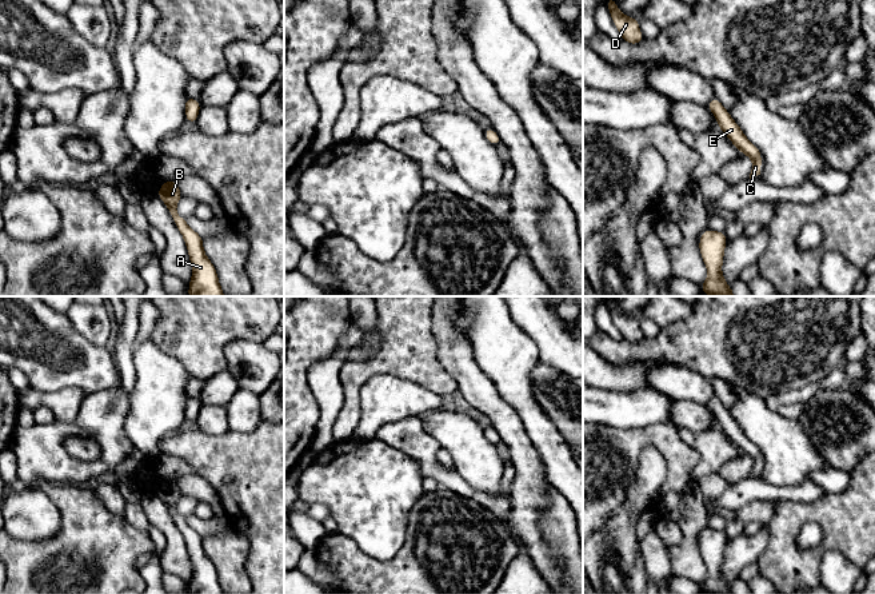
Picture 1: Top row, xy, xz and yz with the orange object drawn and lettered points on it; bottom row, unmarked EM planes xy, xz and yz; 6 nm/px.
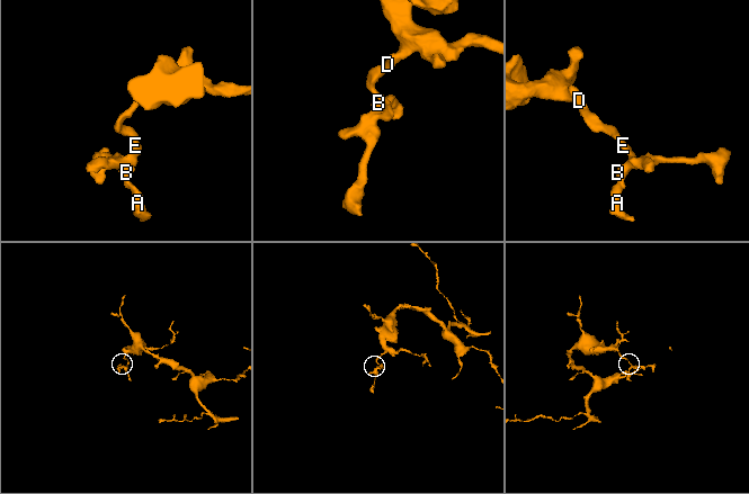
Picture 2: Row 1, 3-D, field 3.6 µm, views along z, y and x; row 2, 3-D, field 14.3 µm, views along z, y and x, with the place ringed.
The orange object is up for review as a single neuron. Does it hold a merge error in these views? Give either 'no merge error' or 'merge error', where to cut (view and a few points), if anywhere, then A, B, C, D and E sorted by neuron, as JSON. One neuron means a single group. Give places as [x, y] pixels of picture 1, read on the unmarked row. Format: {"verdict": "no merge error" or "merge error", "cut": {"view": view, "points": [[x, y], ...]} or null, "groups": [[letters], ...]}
{"verdict": "no merge error", "cut": null, "groups": [["A", "B", "C", "D", "E"]]}

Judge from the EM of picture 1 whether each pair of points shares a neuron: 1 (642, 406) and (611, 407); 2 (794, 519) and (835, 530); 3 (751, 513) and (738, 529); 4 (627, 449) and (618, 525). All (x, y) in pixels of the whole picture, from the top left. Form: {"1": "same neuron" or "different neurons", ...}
{"1": "same neuron", "2": "same neuron", "3": "same neuron", "4": "different neurons"}

